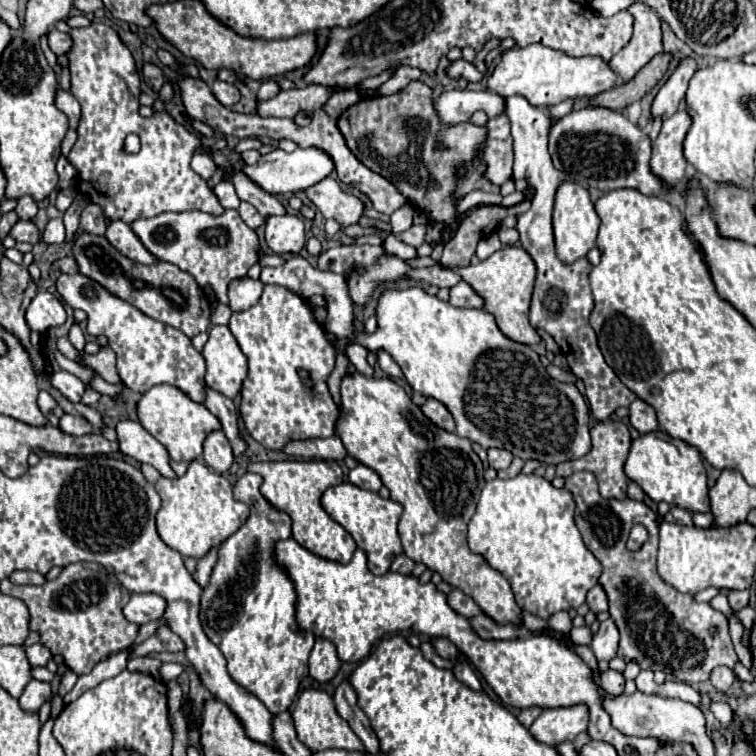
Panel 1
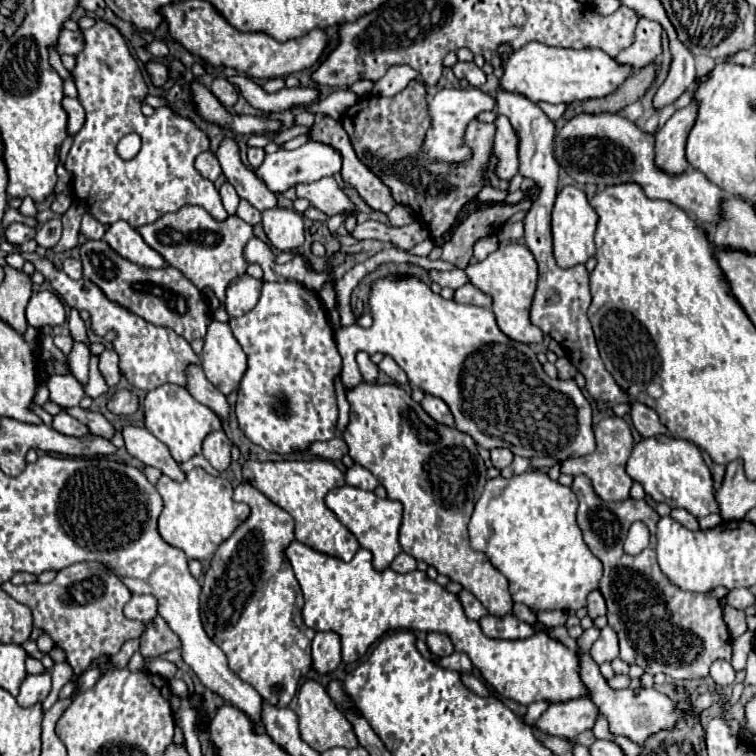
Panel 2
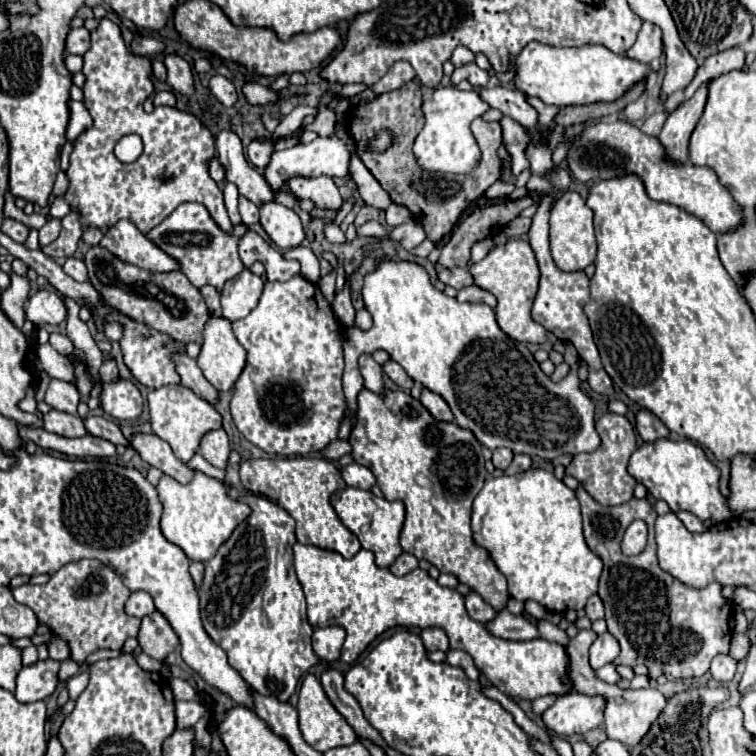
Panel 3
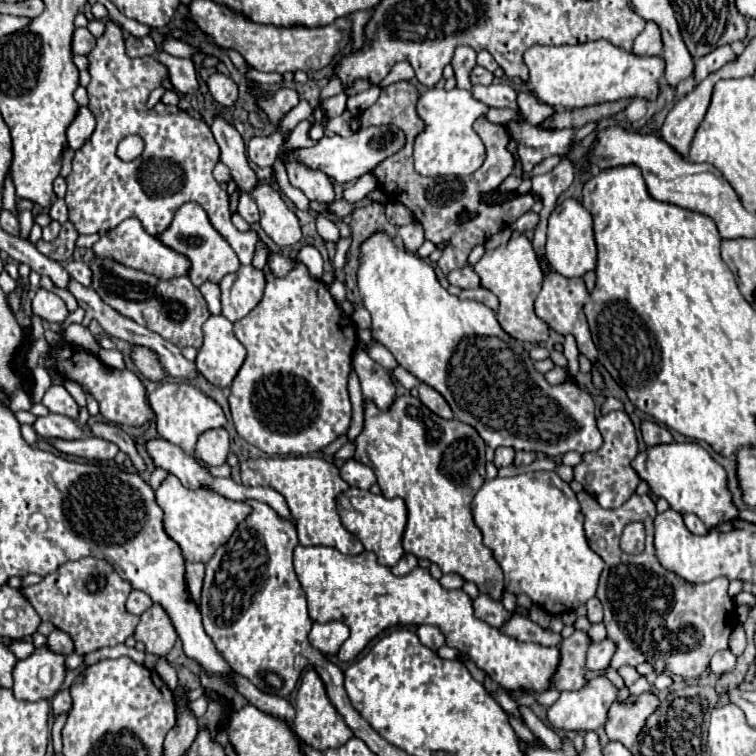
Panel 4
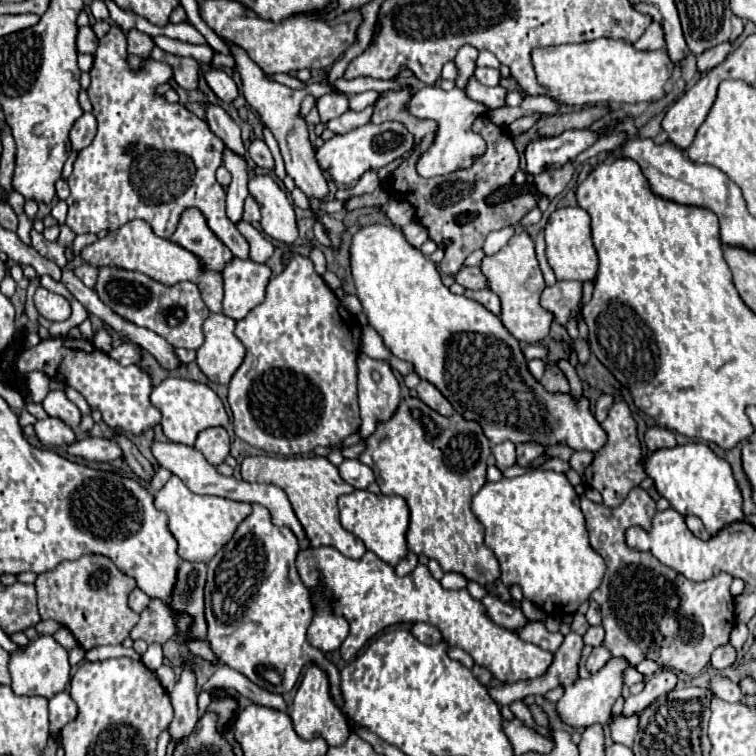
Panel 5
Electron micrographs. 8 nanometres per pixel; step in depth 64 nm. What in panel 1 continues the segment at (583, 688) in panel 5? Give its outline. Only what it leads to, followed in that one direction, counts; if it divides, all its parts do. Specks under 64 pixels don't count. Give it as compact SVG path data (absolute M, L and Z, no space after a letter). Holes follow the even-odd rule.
M586 704L566 706L566 708L546 708L530 726L532 736L538 742L556 746L564 740L574 740L580 732L588 728L590 714Z

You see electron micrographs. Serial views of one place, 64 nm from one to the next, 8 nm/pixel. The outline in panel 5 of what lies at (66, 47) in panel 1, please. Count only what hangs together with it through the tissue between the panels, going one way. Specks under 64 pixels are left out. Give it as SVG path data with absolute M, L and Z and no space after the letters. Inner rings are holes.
M86 26L86 28L80 28L76 44L78 44L78 52L80 52L80 54L82 54L82 52L94 54L96 48L98 48L98 38L96 38L94 30L92 30L90 26Z

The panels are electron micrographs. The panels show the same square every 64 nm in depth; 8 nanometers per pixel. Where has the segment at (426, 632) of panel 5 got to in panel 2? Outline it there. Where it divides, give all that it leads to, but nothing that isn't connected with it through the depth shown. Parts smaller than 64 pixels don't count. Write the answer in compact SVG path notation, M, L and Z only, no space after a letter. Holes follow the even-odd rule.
M428 632L426 644L428 644L430 652L434 652L434 654L438 654L438 656L448 656L448 654L454 652L452 642L450 642L448 636L442 634L442 632Z

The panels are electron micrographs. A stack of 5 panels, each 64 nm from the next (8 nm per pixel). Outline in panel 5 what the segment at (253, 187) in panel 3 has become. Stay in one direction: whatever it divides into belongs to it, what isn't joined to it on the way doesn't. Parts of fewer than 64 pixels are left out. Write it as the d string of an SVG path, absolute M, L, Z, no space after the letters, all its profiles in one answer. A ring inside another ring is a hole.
M204 102L202 104L206 110L206 122L220 136L220 140L226 144L226 148L236 148L236 152L244 152L244 144L240 140L240 128L238 124L228 116L228 112L216 104Z

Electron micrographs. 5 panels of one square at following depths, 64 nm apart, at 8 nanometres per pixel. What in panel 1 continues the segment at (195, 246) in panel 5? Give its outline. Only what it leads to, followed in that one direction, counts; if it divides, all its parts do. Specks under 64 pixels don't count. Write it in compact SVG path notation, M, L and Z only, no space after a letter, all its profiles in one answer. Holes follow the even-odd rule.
M200 210L164 212L152 220L136 220L132 230L158 260L170 262L188 272L200 288L212 286L216 298L224 304L228 302L226 288L230 280L244 278L248 268L258 262L258 236L244 224L236 210L226 210L222 216L208 216Z

